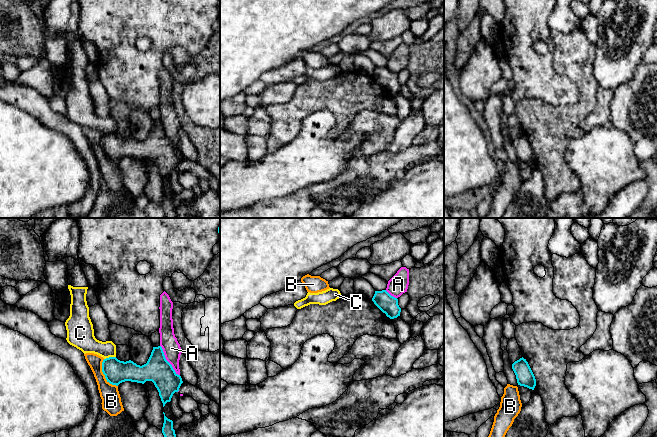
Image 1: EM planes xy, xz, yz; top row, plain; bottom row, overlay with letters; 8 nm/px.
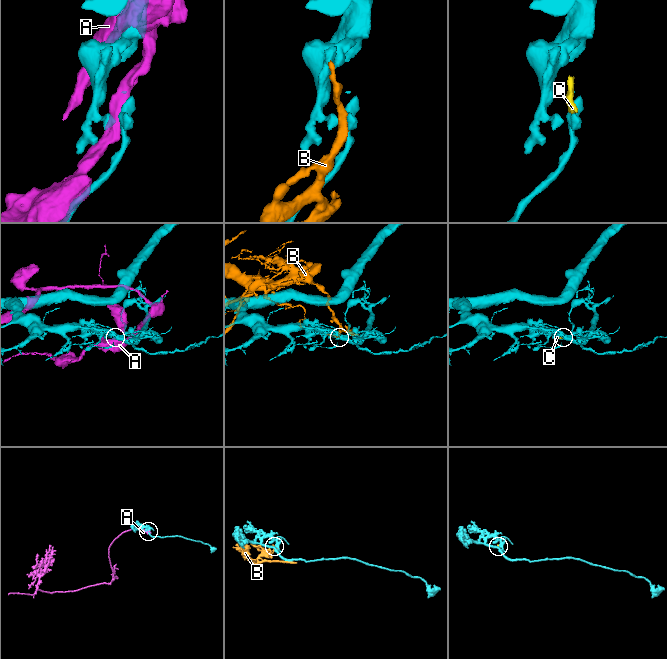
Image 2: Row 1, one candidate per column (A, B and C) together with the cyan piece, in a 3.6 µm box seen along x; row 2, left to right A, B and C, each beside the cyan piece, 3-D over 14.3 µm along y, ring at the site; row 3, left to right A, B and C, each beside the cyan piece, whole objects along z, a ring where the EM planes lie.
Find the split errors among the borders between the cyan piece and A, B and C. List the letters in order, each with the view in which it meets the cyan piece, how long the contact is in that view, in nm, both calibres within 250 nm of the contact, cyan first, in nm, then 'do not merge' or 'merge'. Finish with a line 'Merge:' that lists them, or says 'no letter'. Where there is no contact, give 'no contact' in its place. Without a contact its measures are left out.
A: xy | 300 nm | 200/140 nm | do not merge
B: xy | 260 nm | 190/160 nm | do not merge
C: xy | 100 nm | 190/170 nm | do not merge
Merge: no letter

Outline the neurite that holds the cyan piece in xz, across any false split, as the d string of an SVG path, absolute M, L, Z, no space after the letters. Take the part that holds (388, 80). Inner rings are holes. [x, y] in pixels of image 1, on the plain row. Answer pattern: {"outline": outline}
{"outline": "M386 66L375 67L372 77L390 95L400 92L401 84L398 81L398 75Z"}

